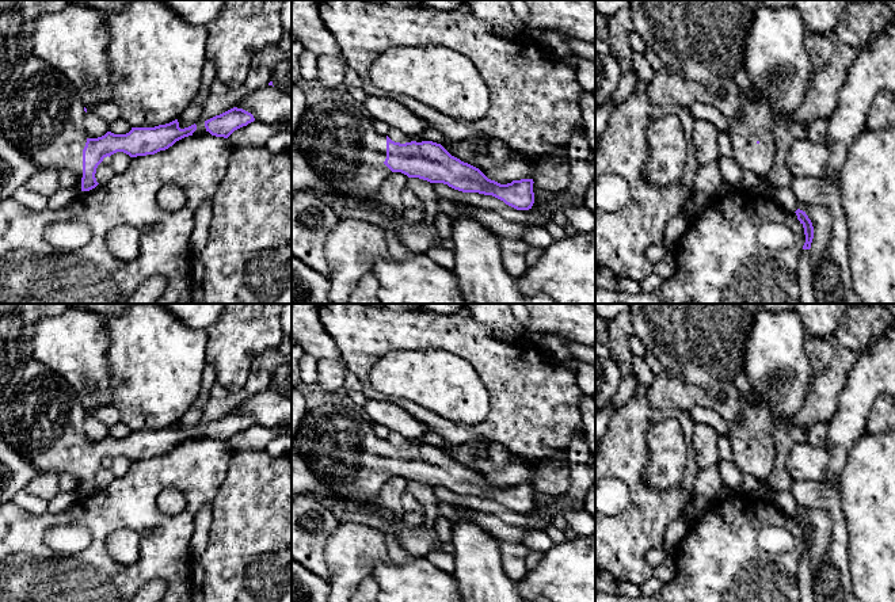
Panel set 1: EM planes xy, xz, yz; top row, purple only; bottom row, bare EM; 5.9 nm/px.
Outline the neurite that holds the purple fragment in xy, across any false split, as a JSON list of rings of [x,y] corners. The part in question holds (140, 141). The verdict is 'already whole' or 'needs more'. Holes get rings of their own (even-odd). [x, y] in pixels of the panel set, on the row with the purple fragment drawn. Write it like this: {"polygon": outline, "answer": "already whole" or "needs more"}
{"polygon": [[[31,56],[20,79],[7,89],[0,104],[1,134],[22,153],[28,156],[41,169],[61,172],[68,169],[81,179],[81,191],[90,191],[99,183],[95,174],[104,157],[123,152],[130,157],[155,155],[165,150],[176,141],[193,136],[197,125],[180,129],[178,119],[155,127],[132,127],[126,134],[107,132],[98,138],[88,138],[84,132],[87,108],[73,85],[58,69]]], "answer": "needs more"}

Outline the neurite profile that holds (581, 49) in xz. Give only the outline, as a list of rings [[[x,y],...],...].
[[[570,38],[568,45],[576,57],[595,62],[595,45],[575,38]]]

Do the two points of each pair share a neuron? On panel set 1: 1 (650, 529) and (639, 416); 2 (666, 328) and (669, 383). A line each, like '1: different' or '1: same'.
1: same
2: different

